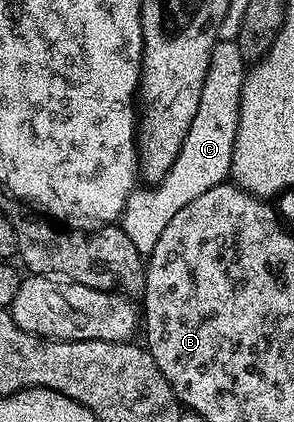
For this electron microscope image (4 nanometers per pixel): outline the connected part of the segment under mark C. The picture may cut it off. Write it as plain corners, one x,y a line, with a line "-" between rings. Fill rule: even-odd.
218,40
214,44
200,94
199,109
192,117
192,126
188,126
184,146
180,154
176,154
172,170
164,174
162,183
150,187
142,186
131,192
126,209
122,211
120,227
124,234
128,234
128,239
132,241
132,246
136,246
136,250
143,254
150,253
160,239
160,234
164,234
164,226
168,226
172,217
184,210
184,206
188,206
192,198
200,198
204,190
212,190
212,186
227,183
236,130
240,122
240,94
243,92
247,71
248,64
237,41

